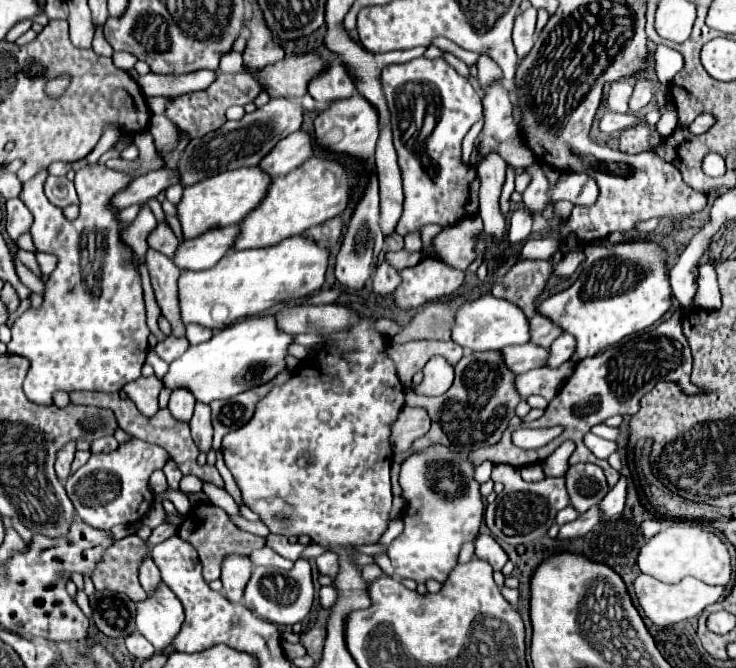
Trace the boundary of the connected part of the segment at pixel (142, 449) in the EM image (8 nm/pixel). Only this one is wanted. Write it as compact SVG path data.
M132 439L108 455L92 455L84 467L68 477L66 493L78 517L90 527L110 529L114 525L136 525L154 503L148 479L156 469L164 469L168 459L170 455L162 447Z

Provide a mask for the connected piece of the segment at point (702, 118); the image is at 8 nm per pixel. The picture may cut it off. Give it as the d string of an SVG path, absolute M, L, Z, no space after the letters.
M703 113L698 116L693 123L691 123L689 131L694 135L701 135L706 133L714 123L716 123L714 115Z

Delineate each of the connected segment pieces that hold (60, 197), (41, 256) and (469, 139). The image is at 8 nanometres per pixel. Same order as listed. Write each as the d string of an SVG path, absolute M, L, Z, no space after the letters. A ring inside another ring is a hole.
M49 175L44 184L44 193L54 205L66 207L70 203L78 203L78 195L74 183L69 181L66 176L56 177ZM68 197L68 203L62 203Z
M36 253L36 259L38 259L38 267L44 275L50 275L58 265L58 257L50 255L50 253Z
M481 119L475 123L470 131L466 134L462 142L462 160L467 163L469 162L471 155L473 154L476 148L476 139L480 135L484 121Z

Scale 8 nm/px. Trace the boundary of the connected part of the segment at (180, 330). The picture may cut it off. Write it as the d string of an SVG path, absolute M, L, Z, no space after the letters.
M156 249L146 251L144 263L150 273L152 287L156 293L156 301L162 309L162 315L172 325L172 335L184 335L184 327L176 323L176 279L180 277L180 269Z

